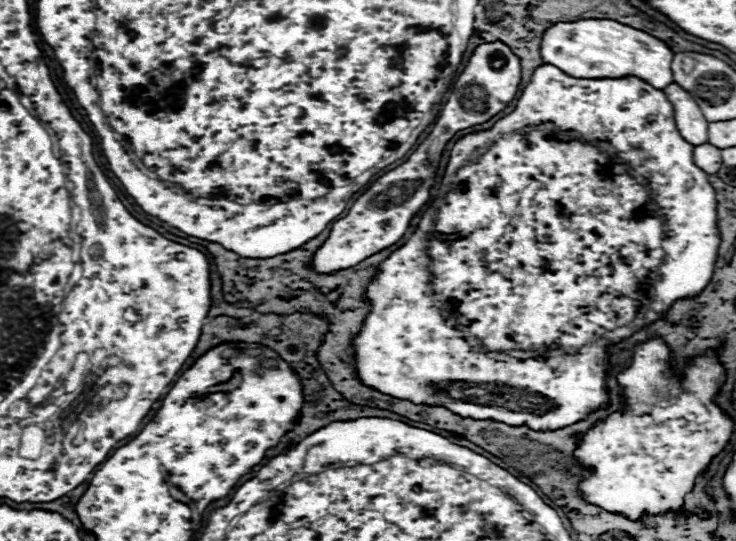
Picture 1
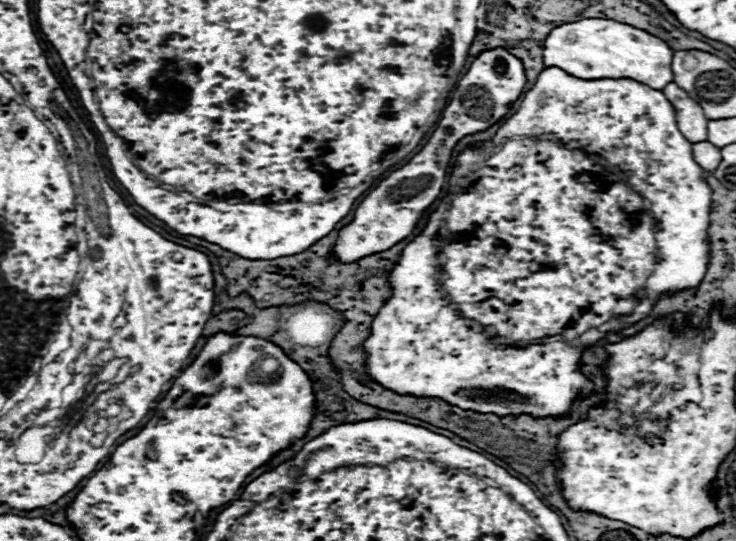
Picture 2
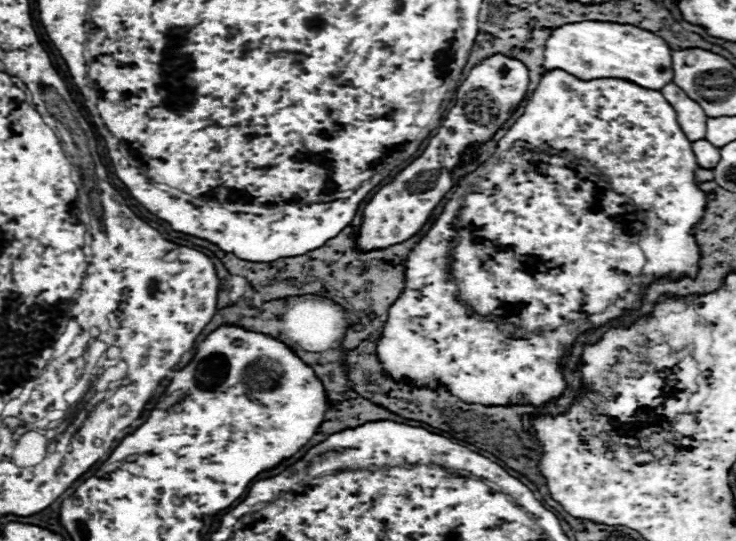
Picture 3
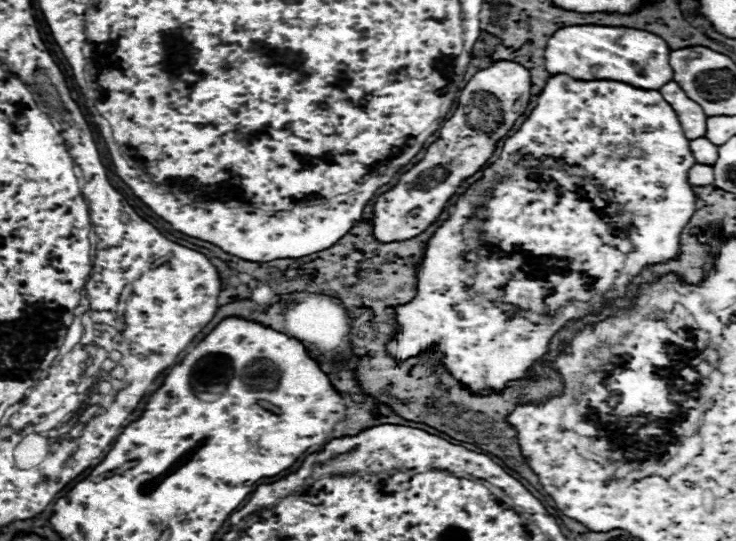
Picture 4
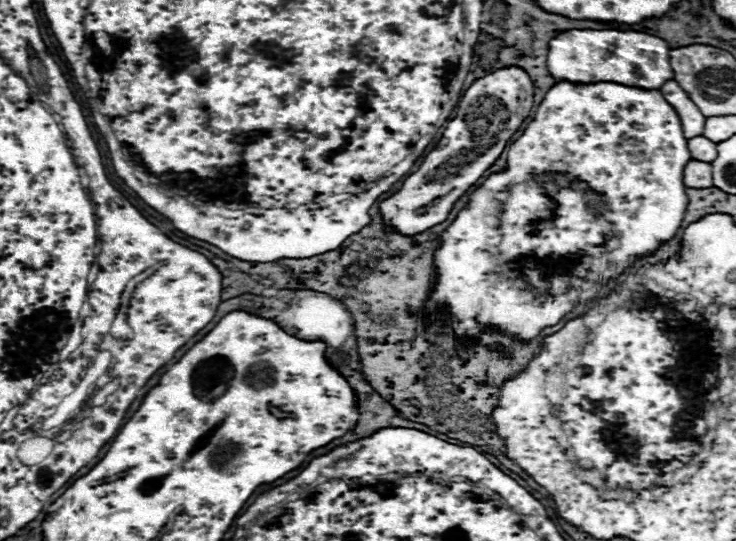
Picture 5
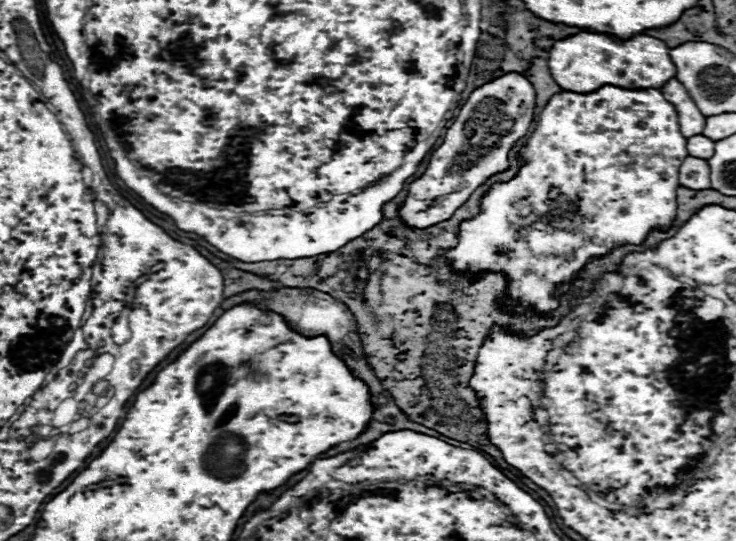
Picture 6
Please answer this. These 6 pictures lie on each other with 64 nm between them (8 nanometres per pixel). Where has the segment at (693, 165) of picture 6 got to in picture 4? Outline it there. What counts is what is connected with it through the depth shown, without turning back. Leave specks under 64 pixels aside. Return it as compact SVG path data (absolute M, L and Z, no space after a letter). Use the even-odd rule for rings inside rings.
M694 164L688 172L688 182L692 186L708 186L714 182L714 174L712 174L712 166L706 164Z

